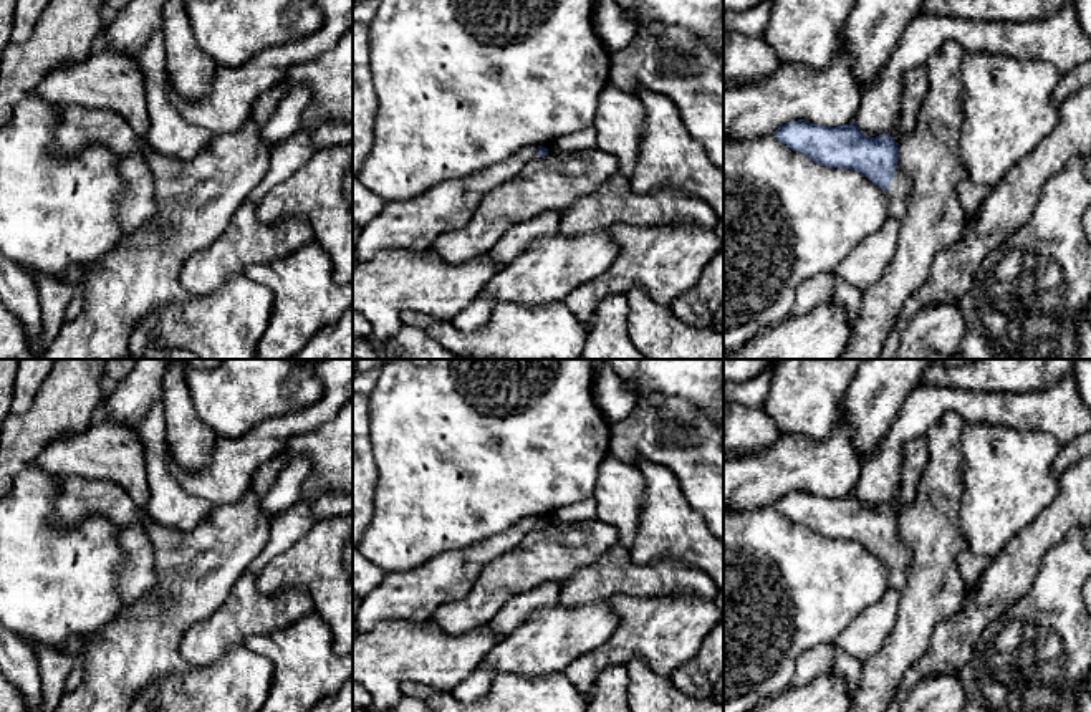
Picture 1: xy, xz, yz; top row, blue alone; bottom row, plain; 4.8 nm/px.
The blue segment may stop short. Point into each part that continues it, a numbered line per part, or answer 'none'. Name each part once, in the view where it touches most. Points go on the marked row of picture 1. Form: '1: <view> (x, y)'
1: yz (898, 192)

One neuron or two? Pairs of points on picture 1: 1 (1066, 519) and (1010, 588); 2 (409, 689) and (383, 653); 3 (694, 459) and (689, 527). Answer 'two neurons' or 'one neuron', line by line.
1: one neuron
2: two neurons
3: two neurons

